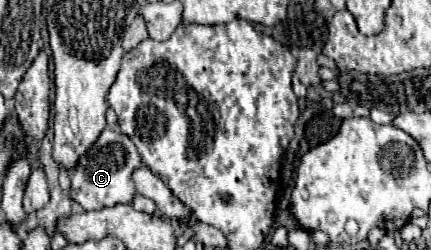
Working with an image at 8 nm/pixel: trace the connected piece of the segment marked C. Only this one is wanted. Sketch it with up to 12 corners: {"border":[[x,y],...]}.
{"border":[[106,128],[72,172],[84,210],[130,204],[142,158]]}

